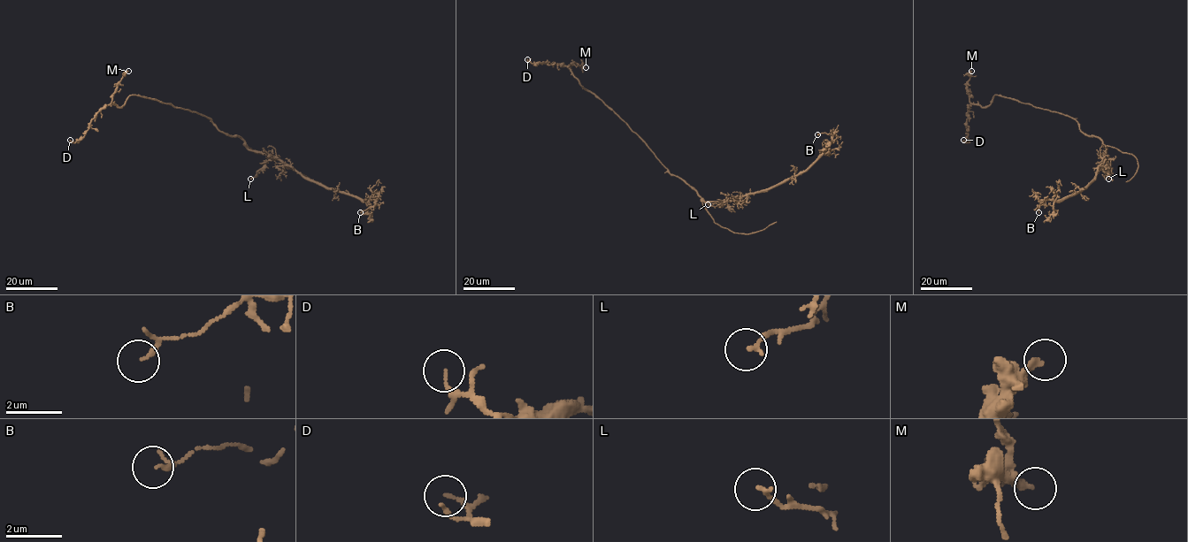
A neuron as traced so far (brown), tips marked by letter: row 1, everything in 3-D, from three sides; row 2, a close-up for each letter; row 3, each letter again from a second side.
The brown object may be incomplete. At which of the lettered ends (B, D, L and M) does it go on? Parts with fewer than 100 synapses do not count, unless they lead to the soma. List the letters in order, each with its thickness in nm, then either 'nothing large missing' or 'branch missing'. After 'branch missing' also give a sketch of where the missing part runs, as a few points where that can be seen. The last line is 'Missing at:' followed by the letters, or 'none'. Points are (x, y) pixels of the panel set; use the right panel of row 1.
B: 110 nm | nothing large missing
D: 130 nm | nothing large missing
L: 160 nm | nothing large missing
M: 240 nm | nothing large missing
Missing at: none

